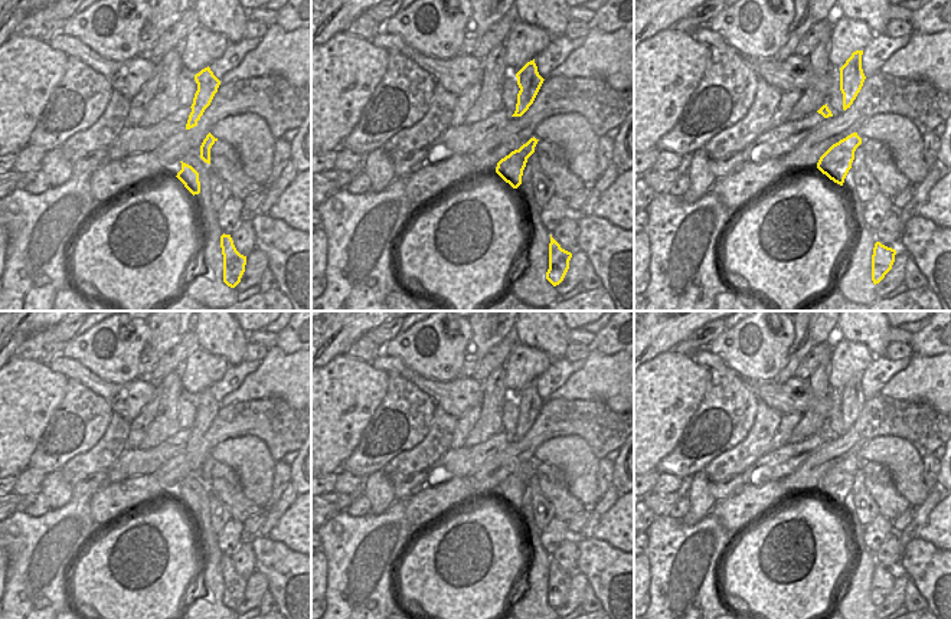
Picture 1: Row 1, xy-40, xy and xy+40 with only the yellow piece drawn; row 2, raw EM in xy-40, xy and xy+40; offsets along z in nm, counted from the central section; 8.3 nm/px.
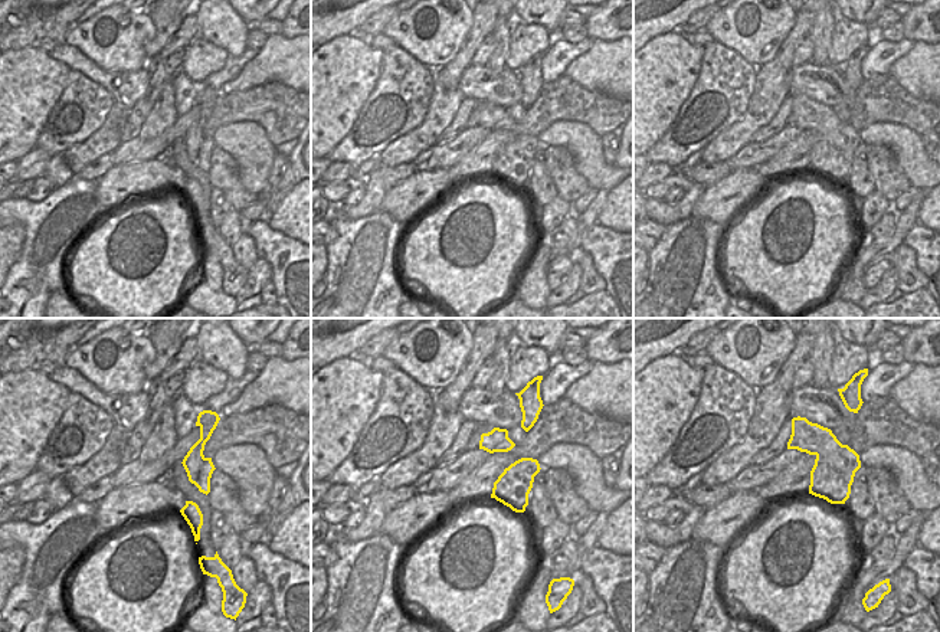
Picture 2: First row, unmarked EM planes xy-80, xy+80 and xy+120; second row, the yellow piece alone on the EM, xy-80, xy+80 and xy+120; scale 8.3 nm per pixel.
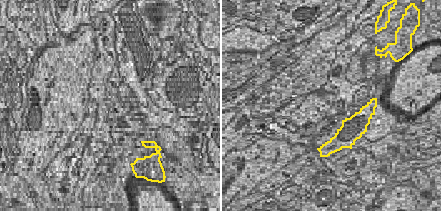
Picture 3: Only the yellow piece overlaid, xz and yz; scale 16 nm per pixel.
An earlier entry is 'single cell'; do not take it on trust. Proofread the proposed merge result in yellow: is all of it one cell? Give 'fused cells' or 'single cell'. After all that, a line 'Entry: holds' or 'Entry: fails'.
fused cells
Entry: fails

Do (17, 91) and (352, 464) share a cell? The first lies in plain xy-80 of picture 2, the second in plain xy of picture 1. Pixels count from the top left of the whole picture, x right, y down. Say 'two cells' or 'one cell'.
two cells

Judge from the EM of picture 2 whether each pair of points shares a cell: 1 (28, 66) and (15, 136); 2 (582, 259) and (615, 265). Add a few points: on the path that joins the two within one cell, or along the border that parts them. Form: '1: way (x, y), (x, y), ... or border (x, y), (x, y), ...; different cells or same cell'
1: way (25, 84), (15, 97), (15, 118); same cell
2: border (580, 249), (590, 256), (606, 290); different cells

